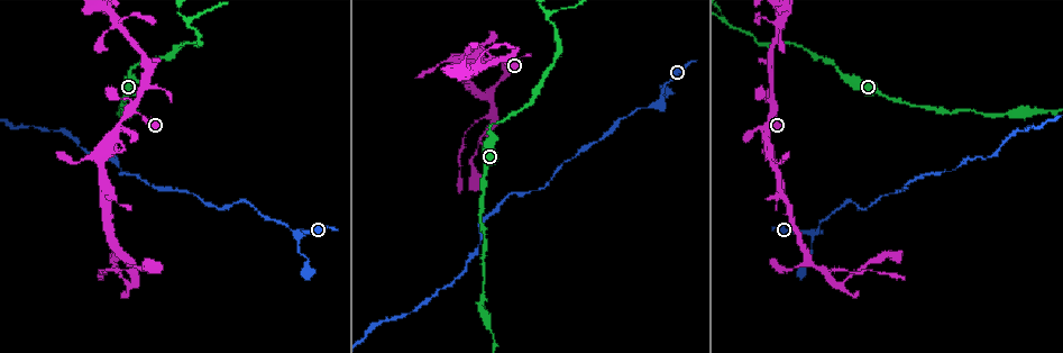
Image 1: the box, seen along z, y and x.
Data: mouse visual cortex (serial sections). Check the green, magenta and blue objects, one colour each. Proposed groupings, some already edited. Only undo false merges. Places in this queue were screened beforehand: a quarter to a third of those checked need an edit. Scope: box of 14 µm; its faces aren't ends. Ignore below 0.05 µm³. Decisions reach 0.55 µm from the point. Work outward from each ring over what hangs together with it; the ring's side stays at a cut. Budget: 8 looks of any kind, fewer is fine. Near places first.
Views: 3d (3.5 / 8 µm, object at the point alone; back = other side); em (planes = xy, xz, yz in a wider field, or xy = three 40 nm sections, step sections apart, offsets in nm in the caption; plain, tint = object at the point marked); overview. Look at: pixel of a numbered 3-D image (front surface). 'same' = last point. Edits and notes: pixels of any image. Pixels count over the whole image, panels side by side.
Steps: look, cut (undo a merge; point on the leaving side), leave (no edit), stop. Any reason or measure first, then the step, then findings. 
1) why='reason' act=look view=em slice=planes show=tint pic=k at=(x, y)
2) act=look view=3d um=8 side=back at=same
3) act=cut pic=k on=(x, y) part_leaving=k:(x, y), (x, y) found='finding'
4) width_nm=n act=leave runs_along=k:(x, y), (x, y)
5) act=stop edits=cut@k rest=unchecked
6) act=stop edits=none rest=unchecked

why='abrupt turn' act=look view=3d um=3.5 pic=1 at=(131, 77)

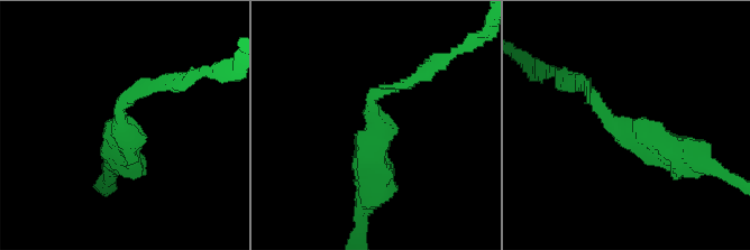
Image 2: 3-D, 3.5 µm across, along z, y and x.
arm_widths_nm=150,400 act=look view=em slice=xy step=1 show=tint pic=2 at=(123, 122)

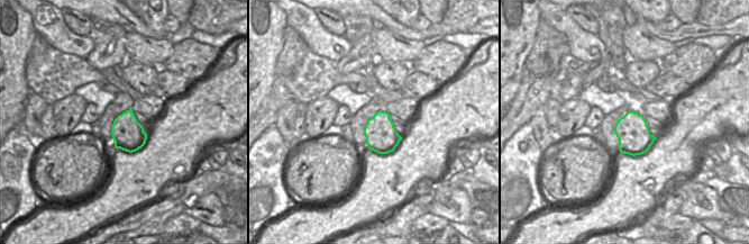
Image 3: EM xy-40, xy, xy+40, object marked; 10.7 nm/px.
act=look view=em slice=xy step=2 show=tint at=same

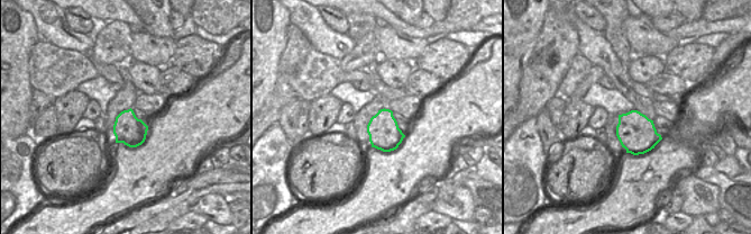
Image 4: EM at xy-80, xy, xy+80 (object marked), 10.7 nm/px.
act=leave runs_along=2:(676, 154), (619, 129), (578, 84) found='one cell here'

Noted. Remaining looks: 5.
why='calibre changes' act=look view=3d um=3.5 pic=1 at=(779, 27)

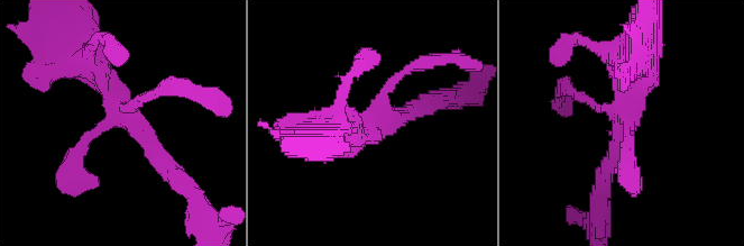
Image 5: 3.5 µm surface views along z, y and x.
why='need the tissue' act=look view=em slice=xy step=1 show=tint pic=5 at=(378, 122)

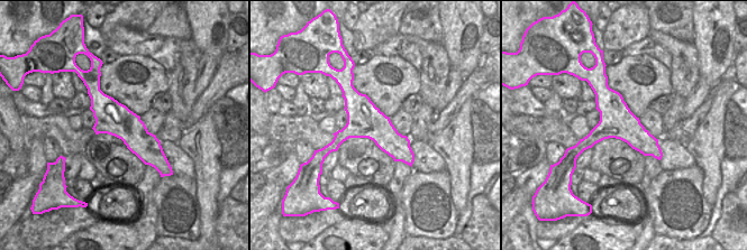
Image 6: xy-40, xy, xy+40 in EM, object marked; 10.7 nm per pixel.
arm_widths_nm=150,150,250,300 act=leave runs_along=5:(173, 174), (83, 64) found='continuous, no second cell'

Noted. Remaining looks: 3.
why='abrupt turn' act=look view=3d um=3.5 pic=1 at=(187, 22)

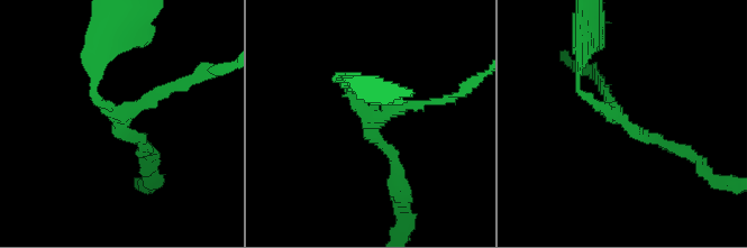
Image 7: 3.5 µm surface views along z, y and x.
arms=3 arm_widths_nm=150,150,200 why='now the EM' act=look view=em slice=xy step=5 show=tint pic=7 at=(626, 123)

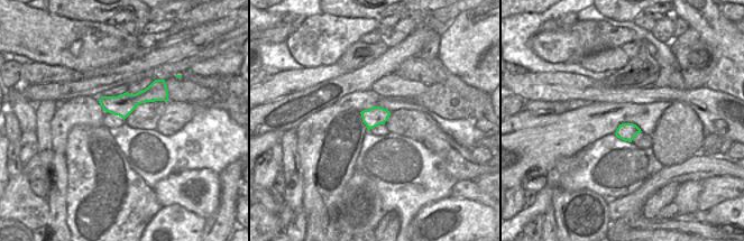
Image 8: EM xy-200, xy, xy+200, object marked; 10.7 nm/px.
width_nm=200 act=leave runs_along=7:(680, 149), (630, 128), (604, 86) found='one cell here'

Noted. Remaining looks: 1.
act=stop edits=none rest=unchecked

